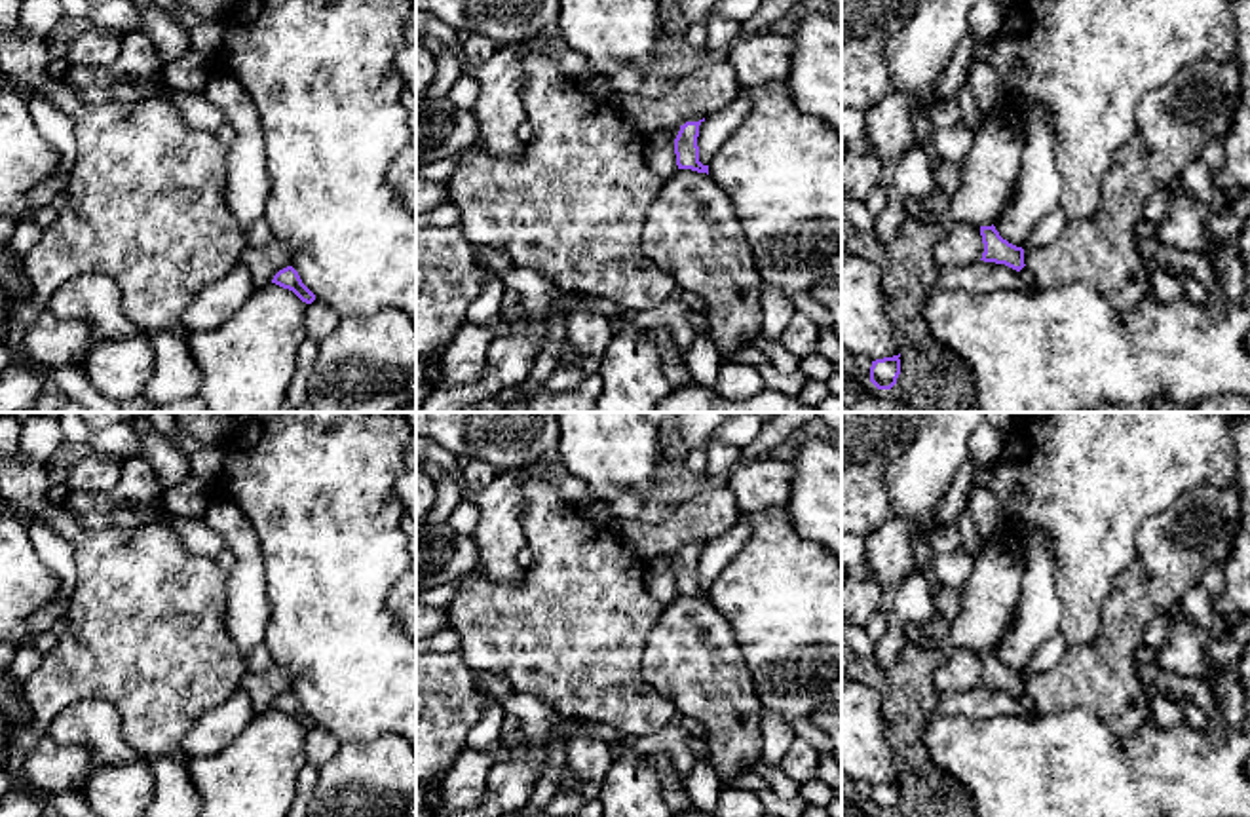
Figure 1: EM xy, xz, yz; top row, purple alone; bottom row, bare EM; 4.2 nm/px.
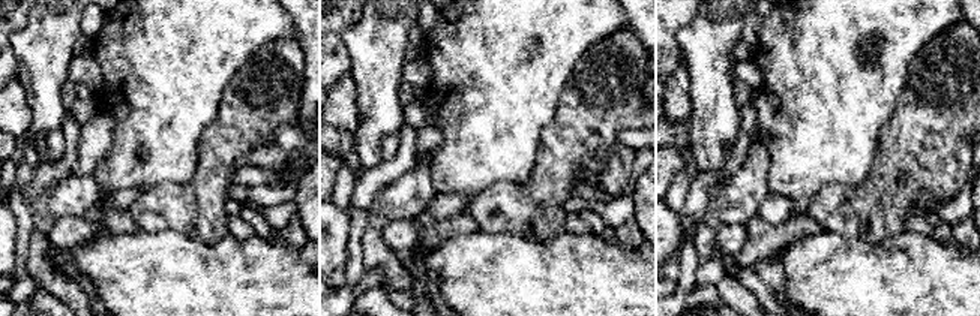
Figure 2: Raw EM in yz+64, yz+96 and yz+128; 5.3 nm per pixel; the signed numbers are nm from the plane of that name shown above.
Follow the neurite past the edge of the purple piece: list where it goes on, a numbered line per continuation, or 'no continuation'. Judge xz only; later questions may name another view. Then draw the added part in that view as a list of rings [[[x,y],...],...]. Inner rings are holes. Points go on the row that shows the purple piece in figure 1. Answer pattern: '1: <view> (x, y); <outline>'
no continuation

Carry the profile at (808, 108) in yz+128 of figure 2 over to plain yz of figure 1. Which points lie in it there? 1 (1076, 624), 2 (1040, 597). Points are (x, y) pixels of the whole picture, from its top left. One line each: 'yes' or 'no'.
1: yes
2: no

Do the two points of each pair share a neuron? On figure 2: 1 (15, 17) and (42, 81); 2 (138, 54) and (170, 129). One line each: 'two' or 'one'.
1: two
2: one

